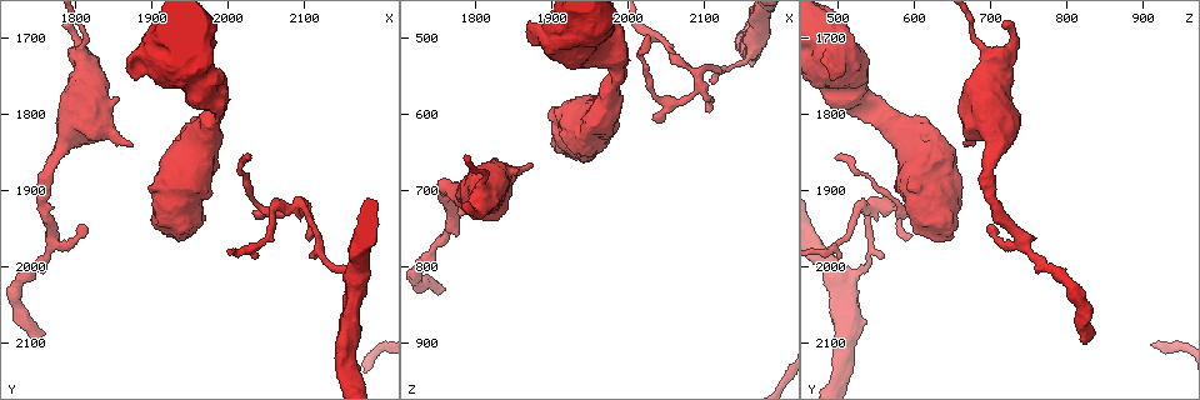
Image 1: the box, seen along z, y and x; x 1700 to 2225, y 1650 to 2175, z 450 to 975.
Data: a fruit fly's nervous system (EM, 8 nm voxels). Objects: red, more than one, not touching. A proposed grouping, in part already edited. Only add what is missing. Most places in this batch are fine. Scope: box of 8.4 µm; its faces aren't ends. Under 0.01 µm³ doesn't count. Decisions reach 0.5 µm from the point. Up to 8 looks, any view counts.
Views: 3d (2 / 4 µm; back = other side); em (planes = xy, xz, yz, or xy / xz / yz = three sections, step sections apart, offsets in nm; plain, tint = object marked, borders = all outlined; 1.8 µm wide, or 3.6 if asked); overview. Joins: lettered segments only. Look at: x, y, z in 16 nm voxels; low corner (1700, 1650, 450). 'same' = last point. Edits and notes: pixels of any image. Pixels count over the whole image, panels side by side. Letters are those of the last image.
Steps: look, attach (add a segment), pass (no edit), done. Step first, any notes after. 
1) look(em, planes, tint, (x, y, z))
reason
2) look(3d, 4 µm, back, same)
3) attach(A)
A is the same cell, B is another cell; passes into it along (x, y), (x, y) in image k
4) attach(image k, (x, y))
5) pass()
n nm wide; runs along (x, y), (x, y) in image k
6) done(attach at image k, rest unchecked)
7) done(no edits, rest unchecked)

look(3d, 4 µm, (1760, 2085, 830))
branch stops here

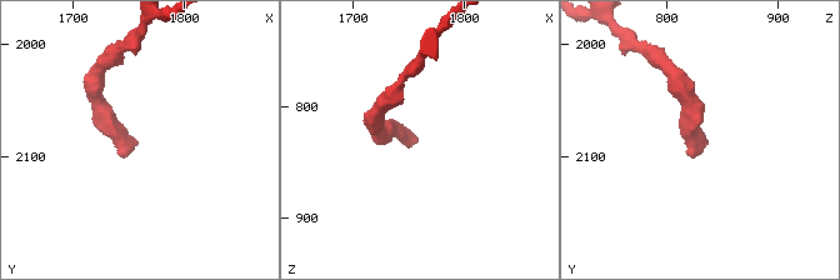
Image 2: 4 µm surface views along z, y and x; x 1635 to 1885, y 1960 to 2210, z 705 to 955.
look(em, planes, borders, (1760, 2088, 834))
shape alone is not enough

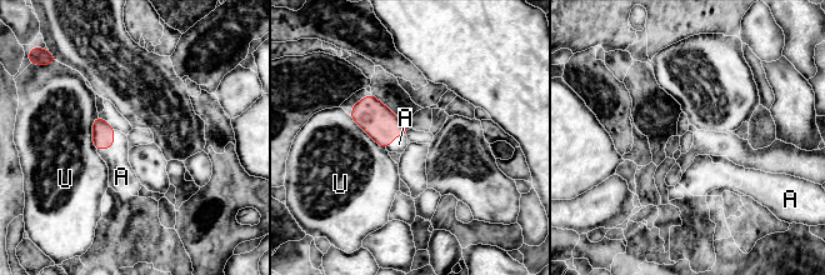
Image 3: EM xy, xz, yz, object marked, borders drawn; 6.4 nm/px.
attach(A)
U touches over 320 nm; A is the same cell, U is another cell; passes into it along (103, 134), (111, 146), (121, 176) in image 3; the cell continues

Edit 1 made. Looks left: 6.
look(overview)
redraw

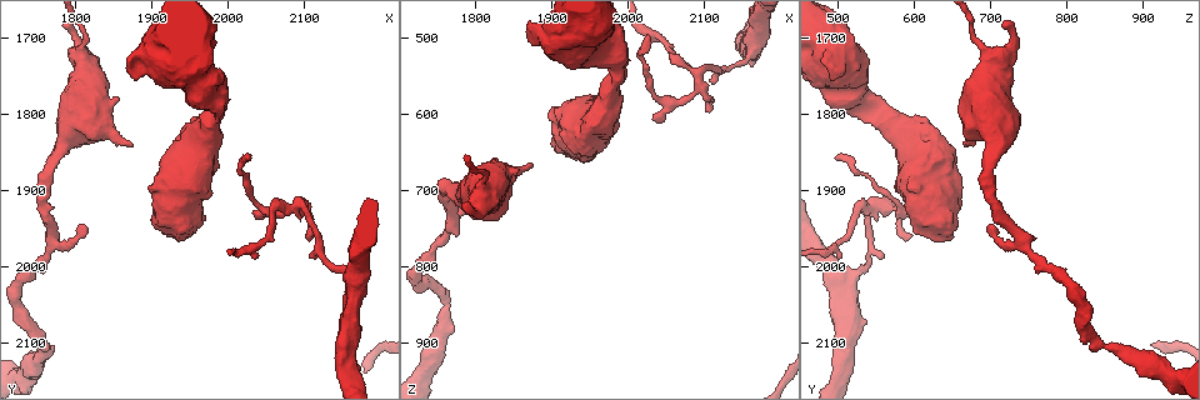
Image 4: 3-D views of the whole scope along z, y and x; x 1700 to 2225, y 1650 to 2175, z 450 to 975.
look(em, planes, borders, (1935, 1945, 640))
sudden change in width

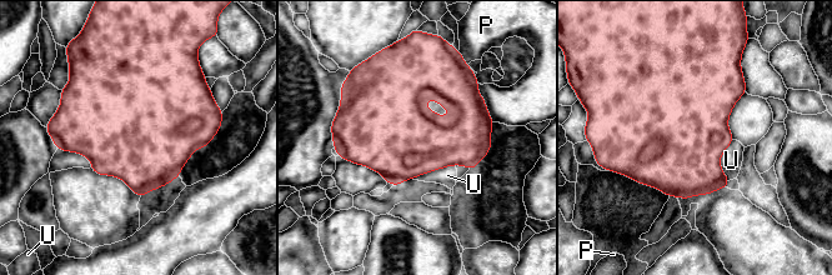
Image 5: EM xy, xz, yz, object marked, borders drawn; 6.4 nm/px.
pass()
U touches over 300 nm; P and U are other cells; none of them fits

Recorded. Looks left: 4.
look(em, planes, tint, (2095, 1920, 550))
a fork

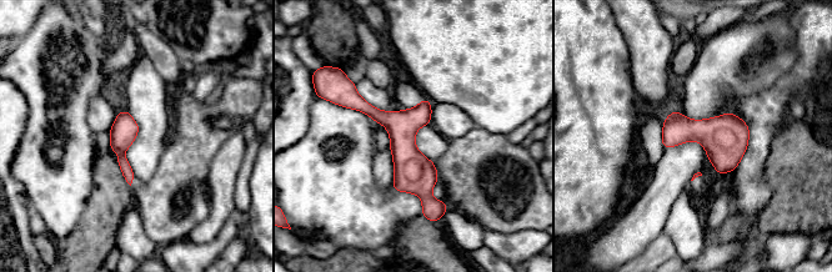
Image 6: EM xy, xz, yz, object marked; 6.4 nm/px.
look(em, planes, borders, same)

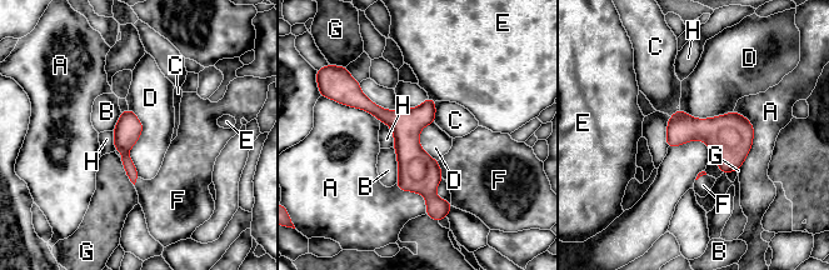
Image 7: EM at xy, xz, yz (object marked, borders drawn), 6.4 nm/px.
pass()
D touches over 460 nm; A, B, C, D, E, F, G and H are other cells; runs along (358, 94), (406, 135), (432, 211) in image 7; none of them fits

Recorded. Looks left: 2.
done(attach at image 3, rest unchecked)

